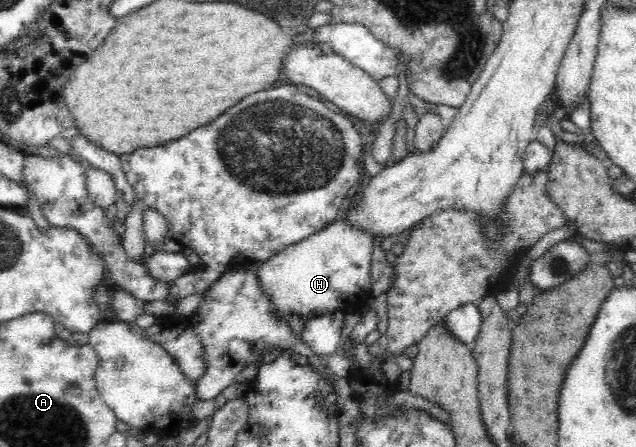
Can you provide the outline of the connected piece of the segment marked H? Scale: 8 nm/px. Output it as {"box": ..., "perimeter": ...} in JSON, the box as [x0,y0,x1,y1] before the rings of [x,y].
{"box":[258,218,371,319],"perimeter":[[[339,218],[314,235],[308,236],[306,240],[286,248],[284,252],[278,252],[278,255],[263,262],[258,269],[259,283],[270,297],[270,303],[274,305],[278,315],[286,319],[292,314],[306,318],[314,314],[333,312],[335,309],[340,309],[345,314],[360,311],[369,305],[371,298],[371,240],[370,233],[353,226],[347,219]]]}

